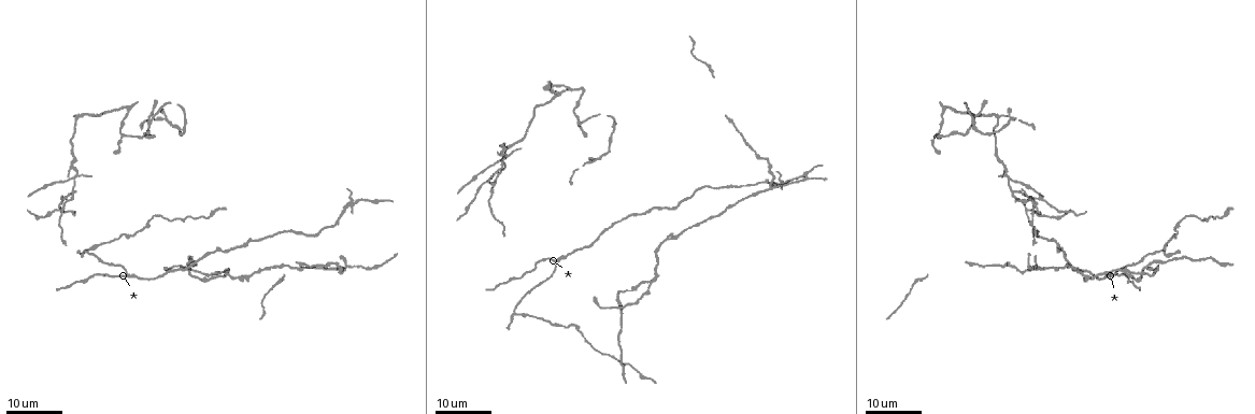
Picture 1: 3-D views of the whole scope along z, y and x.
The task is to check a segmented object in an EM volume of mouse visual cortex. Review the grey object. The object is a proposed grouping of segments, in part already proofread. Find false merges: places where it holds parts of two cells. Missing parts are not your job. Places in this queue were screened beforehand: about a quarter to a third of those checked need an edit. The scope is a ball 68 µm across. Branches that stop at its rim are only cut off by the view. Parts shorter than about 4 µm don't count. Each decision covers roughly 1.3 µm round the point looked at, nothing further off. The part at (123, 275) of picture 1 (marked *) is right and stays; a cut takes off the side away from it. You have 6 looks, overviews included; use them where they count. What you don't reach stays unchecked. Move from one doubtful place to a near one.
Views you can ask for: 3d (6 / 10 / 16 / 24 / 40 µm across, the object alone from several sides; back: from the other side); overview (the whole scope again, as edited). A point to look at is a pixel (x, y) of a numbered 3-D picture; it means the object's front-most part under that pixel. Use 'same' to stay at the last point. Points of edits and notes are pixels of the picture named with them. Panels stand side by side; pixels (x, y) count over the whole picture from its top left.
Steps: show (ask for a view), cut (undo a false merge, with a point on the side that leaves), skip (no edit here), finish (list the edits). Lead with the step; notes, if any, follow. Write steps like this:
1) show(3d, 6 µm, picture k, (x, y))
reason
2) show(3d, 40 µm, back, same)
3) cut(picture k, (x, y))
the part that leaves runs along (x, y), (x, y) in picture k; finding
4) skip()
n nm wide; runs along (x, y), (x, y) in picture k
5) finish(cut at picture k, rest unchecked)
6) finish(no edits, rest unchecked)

show(3d, 16 µm, picture 1, (768, 190))
three-way junction

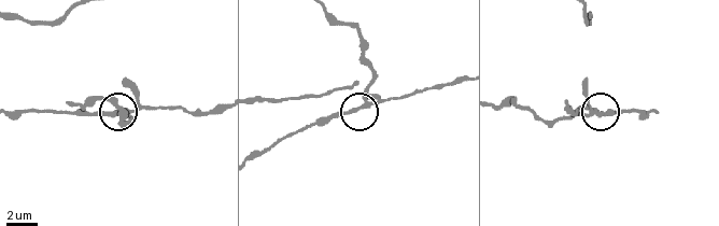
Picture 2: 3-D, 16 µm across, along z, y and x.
show(3d, 6 µm, picture 2, (362, 107))

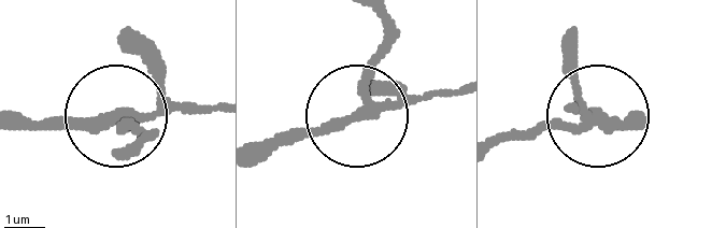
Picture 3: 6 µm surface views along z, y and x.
skip()
3 arms; all the same cell

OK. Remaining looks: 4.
show(3d, 16 µm, picture 1, (653, 280))
thin arm on a thick one

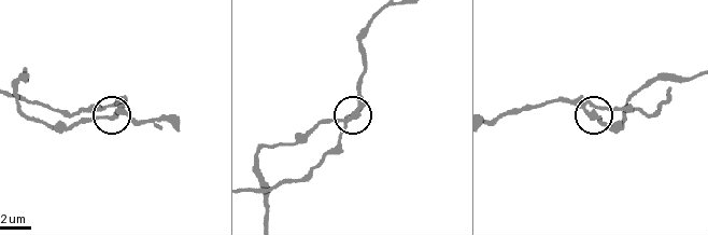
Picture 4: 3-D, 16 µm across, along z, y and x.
show(3d, 6 µm, picture 4, (594, 110))

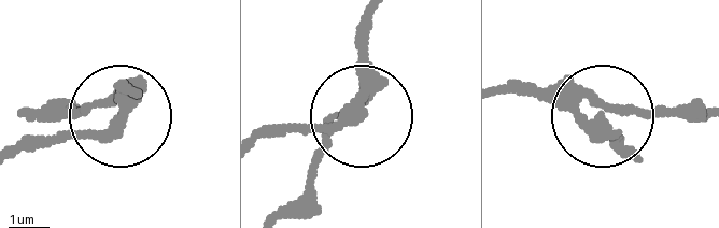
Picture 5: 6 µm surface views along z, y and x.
skip()
runs along (501, 93), (693, 113) in picture 5; continuous, no second cell

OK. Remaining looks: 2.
show(3d, 16 µm, picture 1, (59, 211))
three arms meet

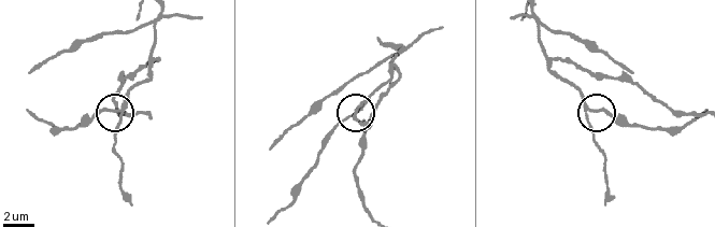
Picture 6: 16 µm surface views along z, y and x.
show(3d, 10 µm, picture 6, (592, 112))

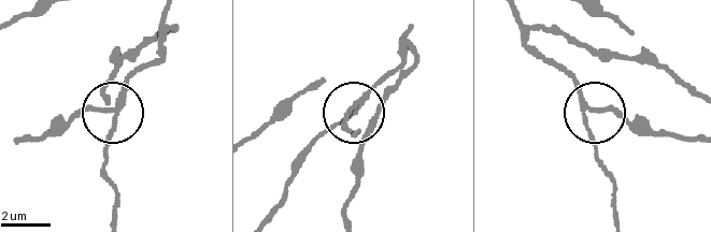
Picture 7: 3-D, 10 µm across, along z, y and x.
skip()
170 nm wide; all the same cell

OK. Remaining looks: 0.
finish(no edits, rest unchecked)

